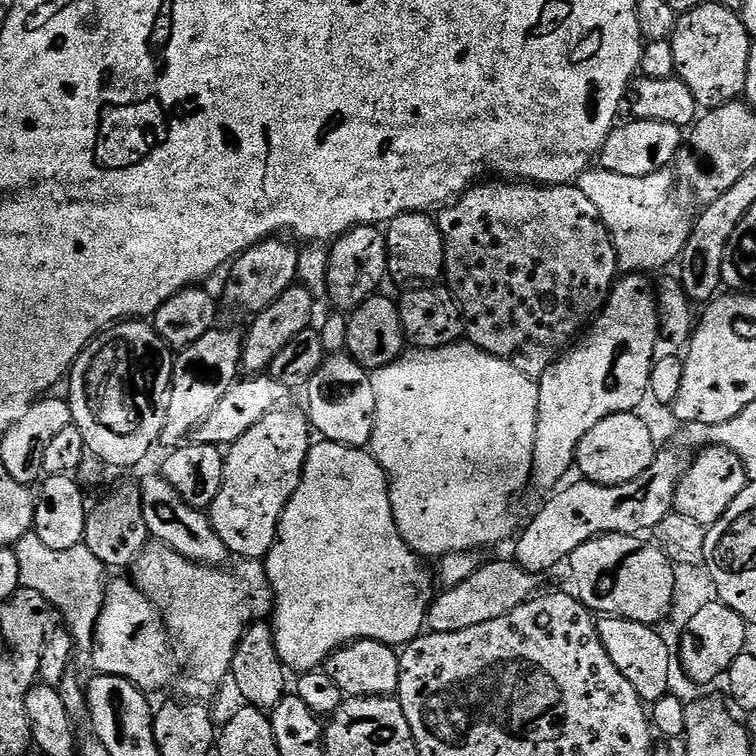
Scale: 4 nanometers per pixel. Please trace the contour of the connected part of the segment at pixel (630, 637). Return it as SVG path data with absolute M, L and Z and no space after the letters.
M609 616L599 621L598 627L600 641L606 654L610 654L610 662L614 662L622 678L626 678L626 682L638 690L641 700L655 702L669 695L674 652L668 649L667 642L656 633L657 629L653 625L634 622L621 616Z

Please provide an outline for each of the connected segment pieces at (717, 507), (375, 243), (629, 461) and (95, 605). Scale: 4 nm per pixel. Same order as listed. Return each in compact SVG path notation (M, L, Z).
M715 446L699 449L680 479L674 510L678 514L686 514L686 518L694 518L694 522L705 526L717 524L722 514L730 510L730 502L734 502L734 498L742 494L749 482L750 474L738 454Z
M363 224L344 232L331 241L328 252L328 296L340 310L357 308L363 300L368 300L381 291L380 283L388 276L388 237L375 224Z
M619 412L602 418L594 430L588 431L578 442L575 467L579 475L596 484L621 484L638 478L654 462L658 443L652 437L652 428L636 412Z
M30 531L14 545L18 558L18 574L21 585L42 594L53 609L62 614L66 630L75 647L89 651L92 646L93 630L104 601L106 567L92 554L86 545L71 547L70 550L53 550L47 546L35 531Z

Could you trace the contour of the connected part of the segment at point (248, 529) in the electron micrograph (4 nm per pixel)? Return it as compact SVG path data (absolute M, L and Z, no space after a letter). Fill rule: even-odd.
M281 406L266 414L227 449L224 485L214 498L210 519L233 557L264 560L276 541L282 514L302 478L308 457L310 421L303 411Z

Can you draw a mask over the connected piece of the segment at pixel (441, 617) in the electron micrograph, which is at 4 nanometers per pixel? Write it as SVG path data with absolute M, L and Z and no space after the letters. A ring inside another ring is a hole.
M493 559L458 586L443 589L428 607L427 627L438 634L470 630L470 626L482 626L482 622L502 618L510 614L510 610L527 604L537 591L537 577L511 559L508 560Z

